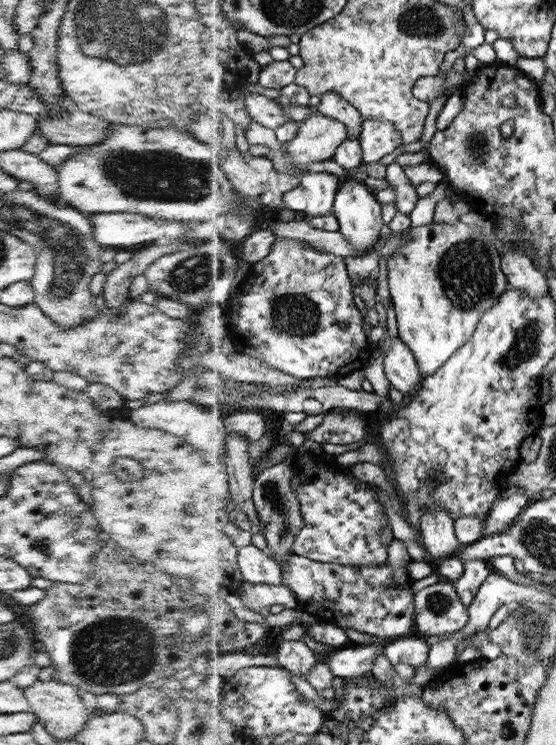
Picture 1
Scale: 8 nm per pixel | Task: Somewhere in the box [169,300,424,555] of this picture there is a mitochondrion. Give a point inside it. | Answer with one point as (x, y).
(272, 493)

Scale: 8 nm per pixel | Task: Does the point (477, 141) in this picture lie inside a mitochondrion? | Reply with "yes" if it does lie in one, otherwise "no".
yes

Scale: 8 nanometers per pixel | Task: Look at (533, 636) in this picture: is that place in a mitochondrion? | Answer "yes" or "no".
yes

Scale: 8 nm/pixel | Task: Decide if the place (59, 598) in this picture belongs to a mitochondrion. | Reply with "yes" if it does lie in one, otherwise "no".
no

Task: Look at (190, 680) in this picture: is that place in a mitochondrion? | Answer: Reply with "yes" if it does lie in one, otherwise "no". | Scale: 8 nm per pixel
no

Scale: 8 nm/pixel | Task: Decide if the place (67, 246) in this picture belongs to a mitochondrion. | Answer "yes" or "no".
yes

